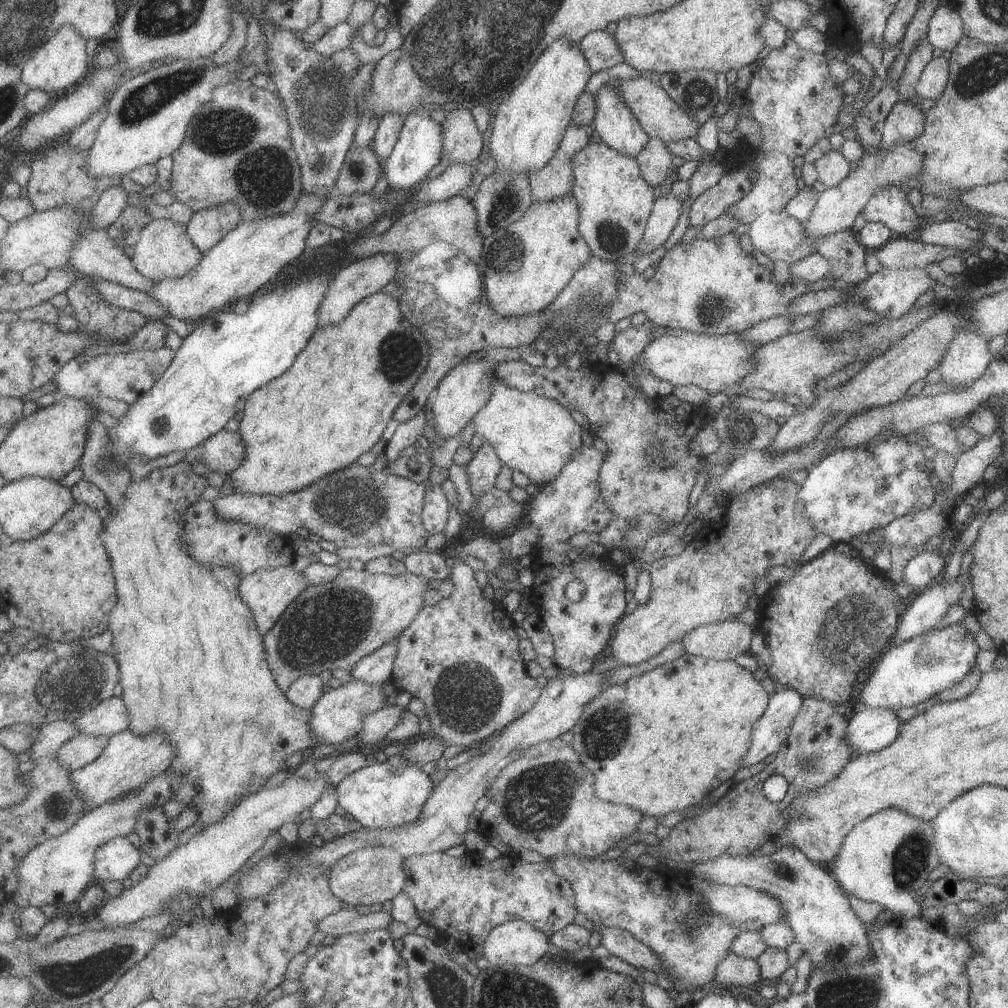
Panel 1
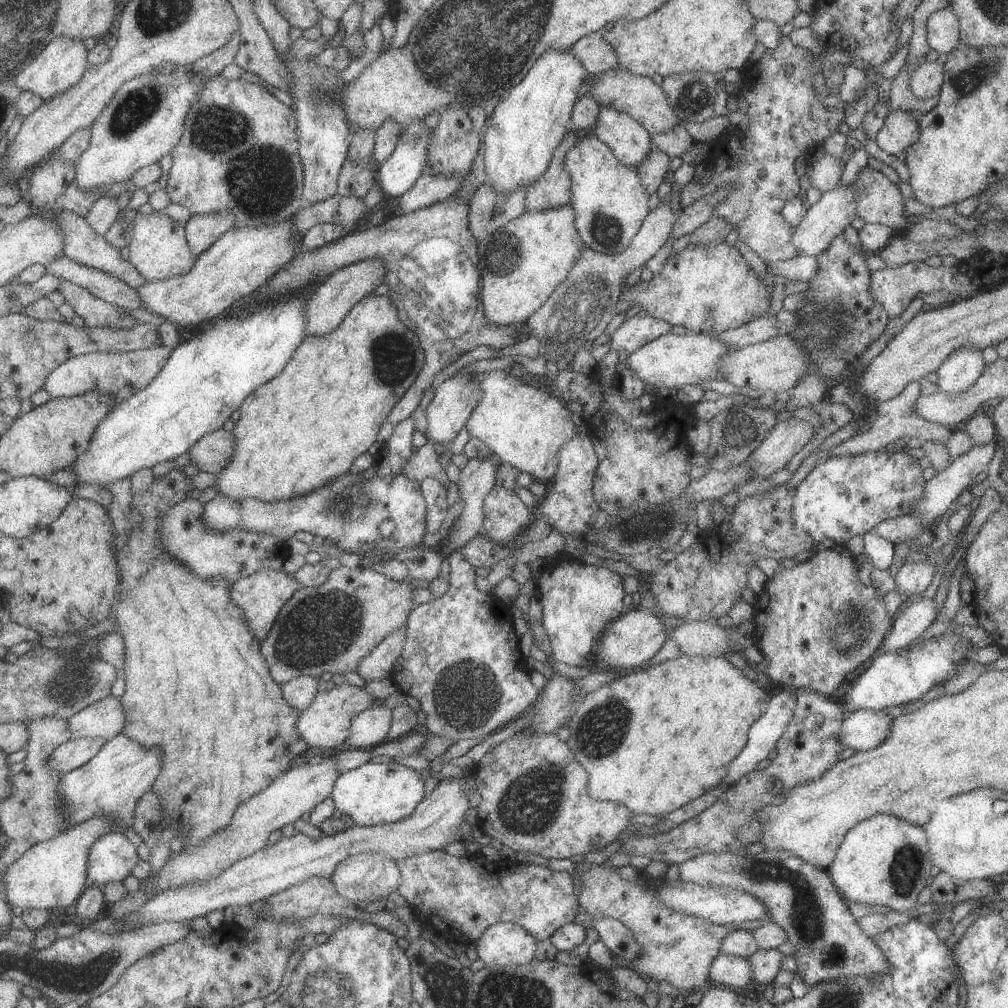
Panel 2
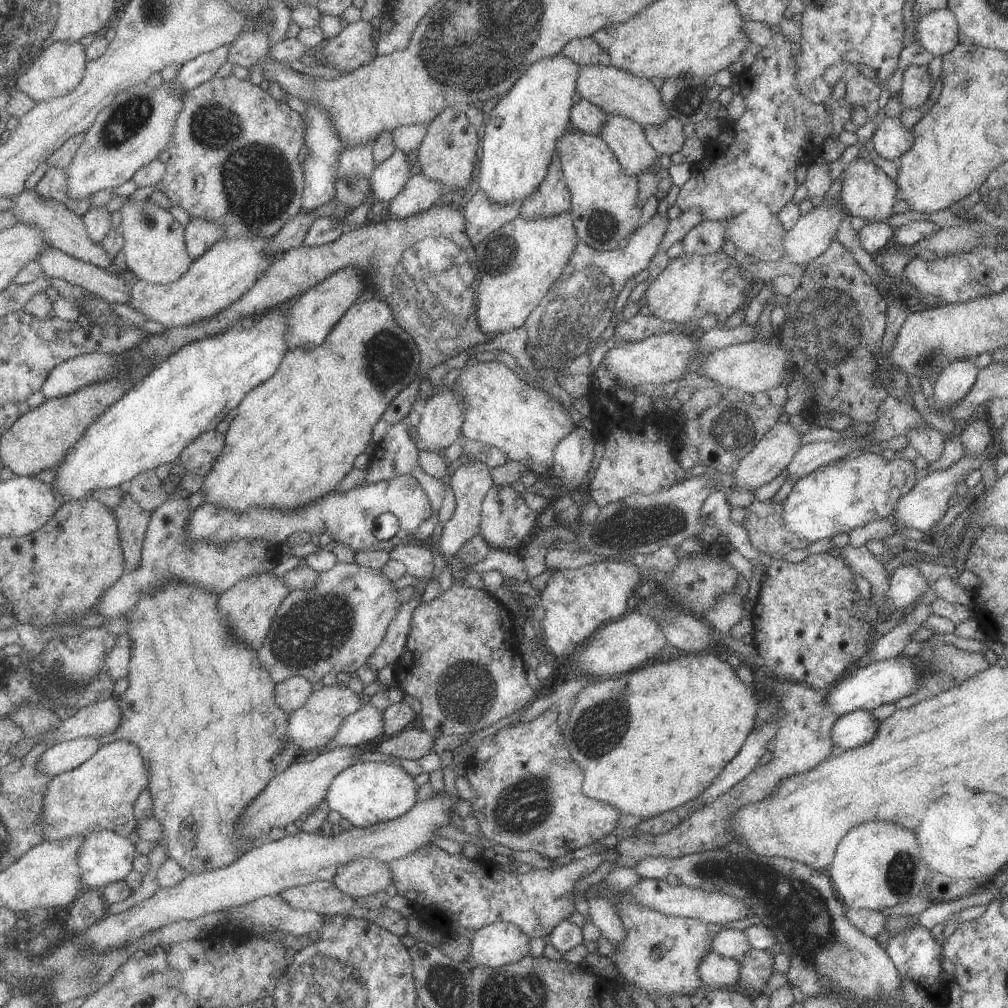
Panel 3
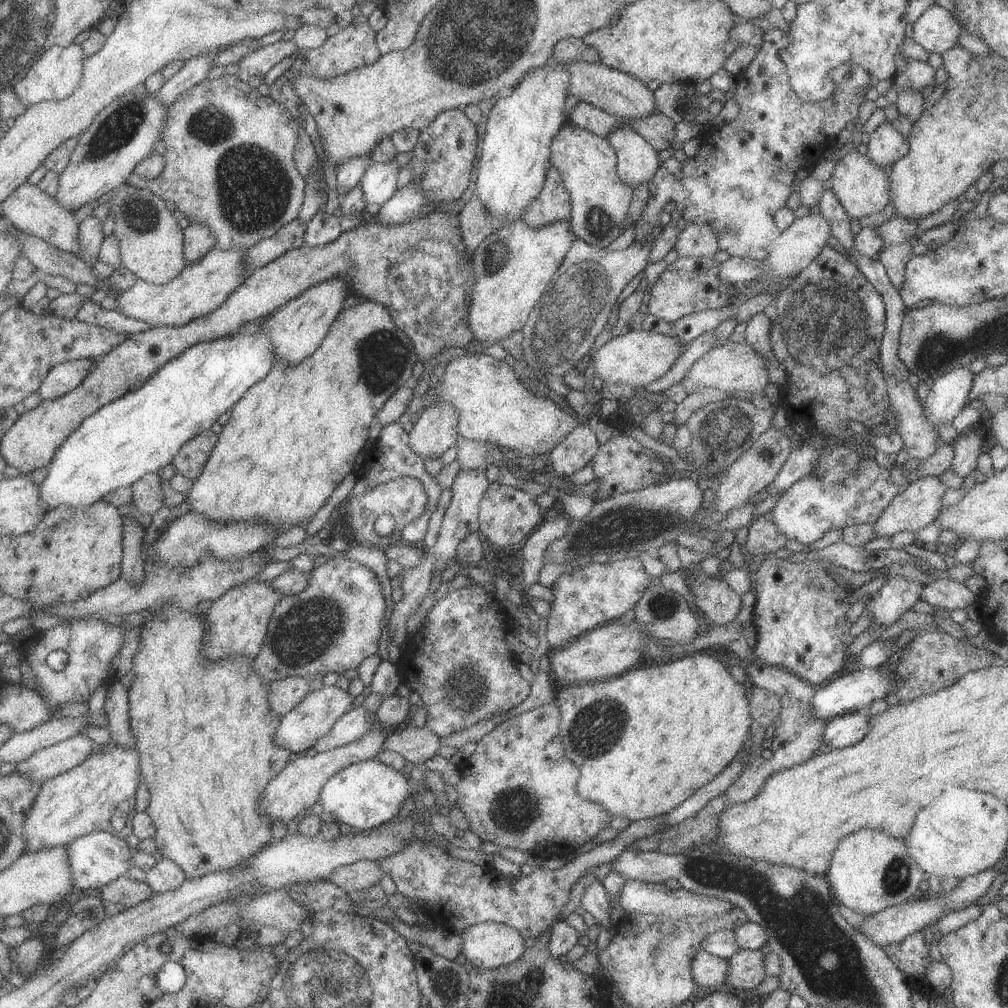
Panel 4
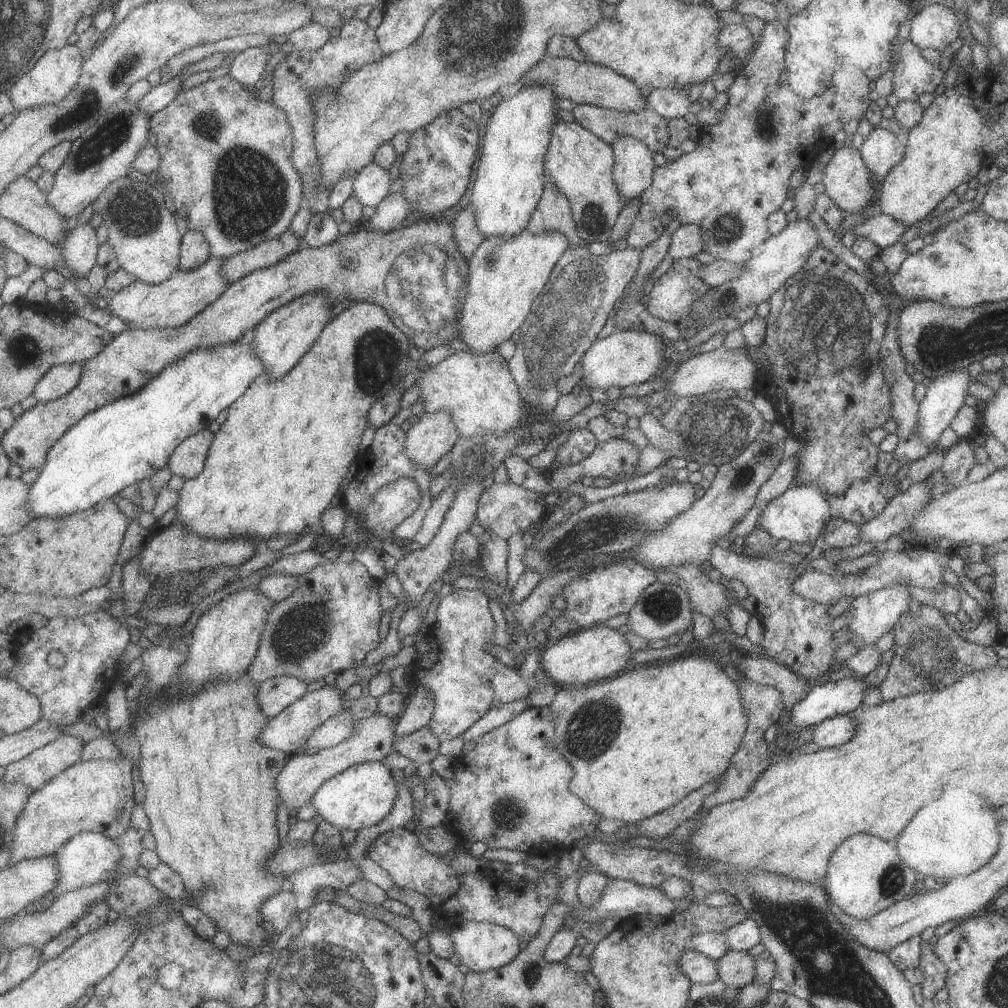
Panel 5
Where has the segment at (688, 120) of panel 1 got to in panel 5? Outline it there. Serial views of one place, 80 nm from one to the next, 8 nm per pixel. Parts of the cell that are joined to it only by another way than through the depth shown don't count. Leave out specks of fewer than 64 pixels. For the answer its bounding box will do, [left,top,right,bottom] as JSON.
[520,55,648,113]

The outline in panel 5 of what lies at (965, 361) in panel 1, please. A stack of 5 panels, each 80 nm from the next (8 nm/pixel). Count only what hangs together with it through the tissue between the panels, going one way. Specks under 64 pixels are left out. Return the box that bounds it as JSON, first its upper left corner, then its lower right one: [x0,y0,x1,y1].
[917,370,972,446]

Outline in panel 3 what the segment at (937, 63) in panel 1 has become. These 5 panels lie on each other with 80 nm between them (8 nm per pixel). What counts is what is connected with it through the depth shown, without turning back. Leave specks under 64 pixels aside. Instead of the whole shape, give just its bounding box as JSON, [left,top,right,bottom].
[901,65,934,108]

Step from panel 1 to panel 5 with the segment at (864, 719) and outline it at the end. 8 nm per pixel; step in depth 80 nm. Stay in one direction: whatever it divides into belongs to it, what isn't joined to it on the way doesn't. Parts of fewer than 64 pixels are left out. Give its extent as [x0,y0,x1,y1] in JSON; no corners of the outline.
[813,715,856,749]

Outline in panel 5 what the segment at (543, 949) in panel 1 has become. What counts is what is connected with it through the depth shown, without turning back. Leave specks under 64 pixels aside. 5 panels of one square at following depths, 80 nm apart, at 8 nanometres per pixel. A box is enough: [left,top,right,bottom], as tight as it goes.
[448,921,521,971]

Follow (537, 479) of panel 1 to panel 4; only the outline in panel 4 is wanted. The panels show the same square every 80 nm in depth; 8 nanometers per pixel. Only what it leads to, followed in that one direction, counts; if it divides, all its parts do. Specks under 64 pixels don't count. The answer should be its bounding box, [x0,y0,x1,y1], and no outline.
[430,354,582,459]

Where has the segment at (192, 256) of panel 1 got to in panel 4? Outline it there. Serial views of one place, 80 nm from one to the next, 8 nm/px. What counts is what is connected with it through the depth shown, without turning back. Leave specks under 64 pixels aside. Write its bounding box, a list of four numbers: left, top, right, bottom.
[106,184,188,285]

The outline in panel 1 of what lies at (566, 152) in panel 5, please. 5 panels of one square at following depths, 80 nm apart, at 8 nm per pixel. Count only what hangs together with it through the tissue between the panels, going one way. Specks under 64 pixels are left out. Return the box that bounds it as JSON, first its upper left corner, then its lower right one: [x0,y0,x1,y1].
[571,139,654,261]

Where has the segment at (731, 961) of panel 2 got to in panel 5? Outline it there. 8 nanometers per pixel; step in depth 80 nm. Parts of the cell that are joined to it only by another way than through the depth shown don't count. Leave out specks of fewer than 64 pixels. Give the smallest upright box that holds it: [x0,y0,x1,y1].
[679,949,719,984]

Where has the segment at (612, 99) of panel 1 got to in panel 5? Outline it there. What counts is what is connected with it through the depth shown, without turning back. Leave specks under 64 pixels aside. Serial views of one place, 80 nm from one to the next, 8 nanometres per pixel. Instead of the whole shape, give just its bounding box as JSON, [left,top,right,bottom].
[611,135,656,202]

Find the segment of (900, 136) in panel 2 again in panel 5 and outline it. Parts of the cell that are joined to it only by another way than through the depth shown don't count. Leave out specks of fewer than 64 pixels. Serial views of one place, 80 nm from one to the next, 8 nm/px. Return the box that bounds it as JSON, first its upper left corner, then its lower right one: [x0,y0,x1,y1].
[861,127,906,184]

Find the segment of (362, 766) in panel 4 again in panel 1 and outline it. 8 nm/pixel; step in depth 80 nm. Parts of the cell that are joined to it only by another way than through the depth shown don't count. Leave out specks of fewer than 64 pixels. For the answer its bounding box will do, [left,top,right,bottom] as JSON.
[335,758,434,830]

